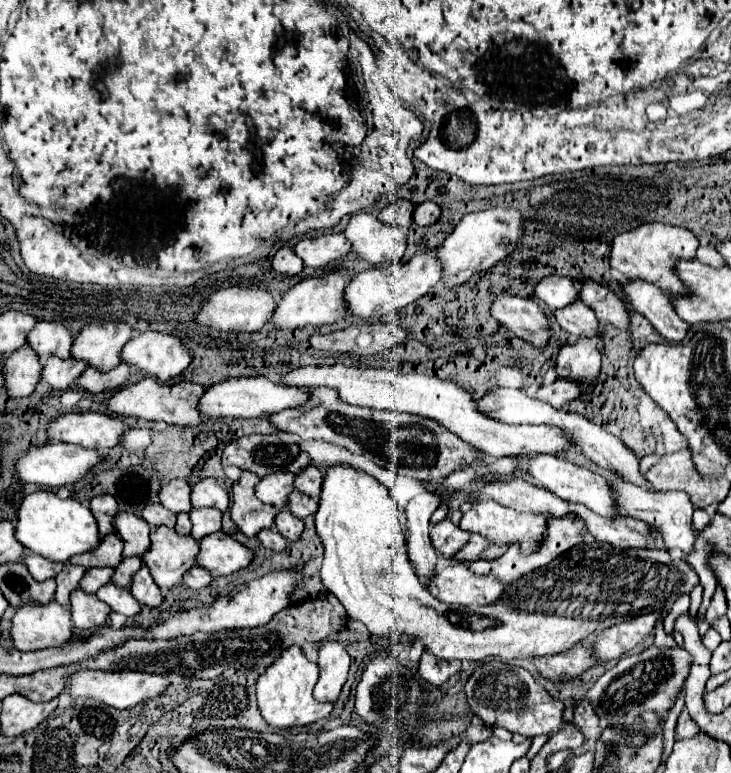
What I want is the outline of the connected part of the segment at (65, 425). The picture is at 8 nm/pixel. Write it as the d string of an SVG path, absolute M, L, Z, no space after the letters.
M72 412L54 420L48 428L50 440L78 444L82 448L96 448L106 452L114 448L122 436L130 430L118 416L108 416L100 412Z

